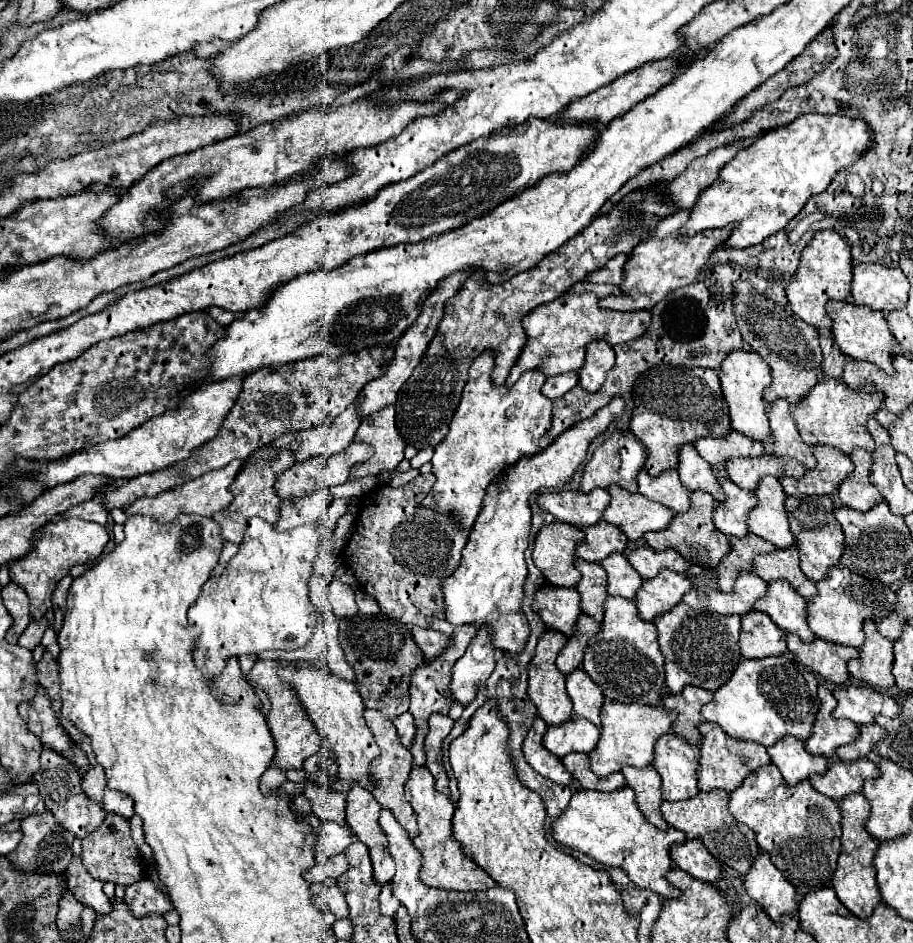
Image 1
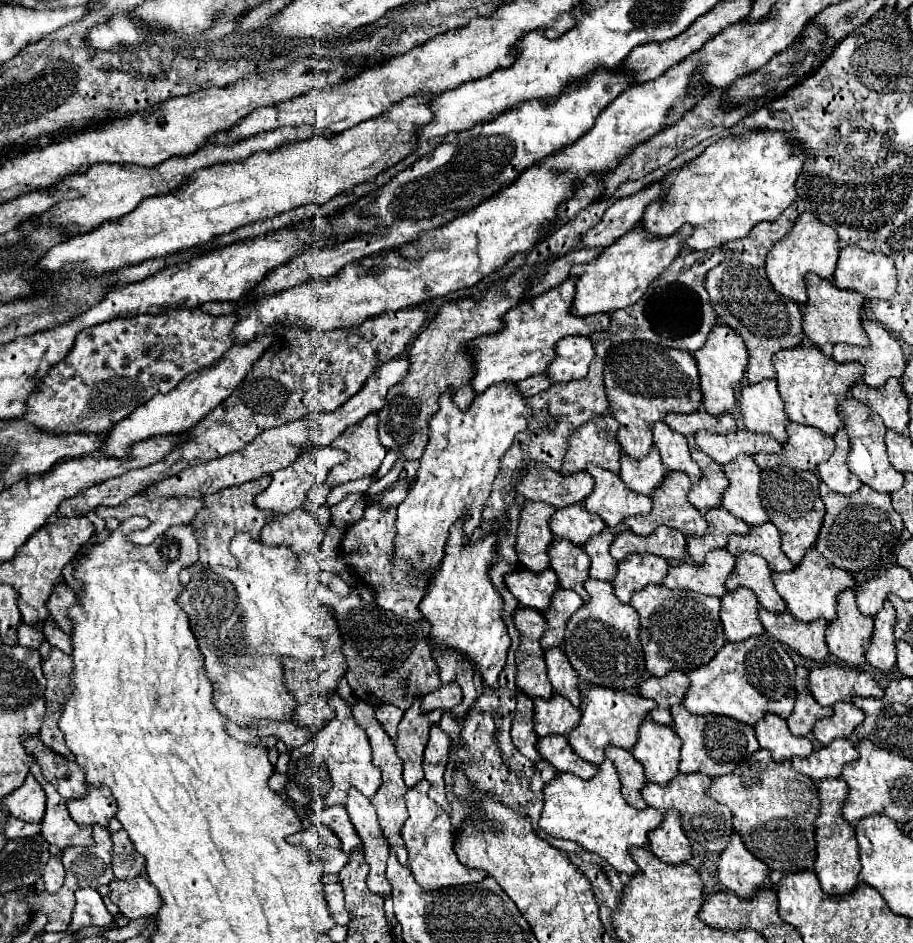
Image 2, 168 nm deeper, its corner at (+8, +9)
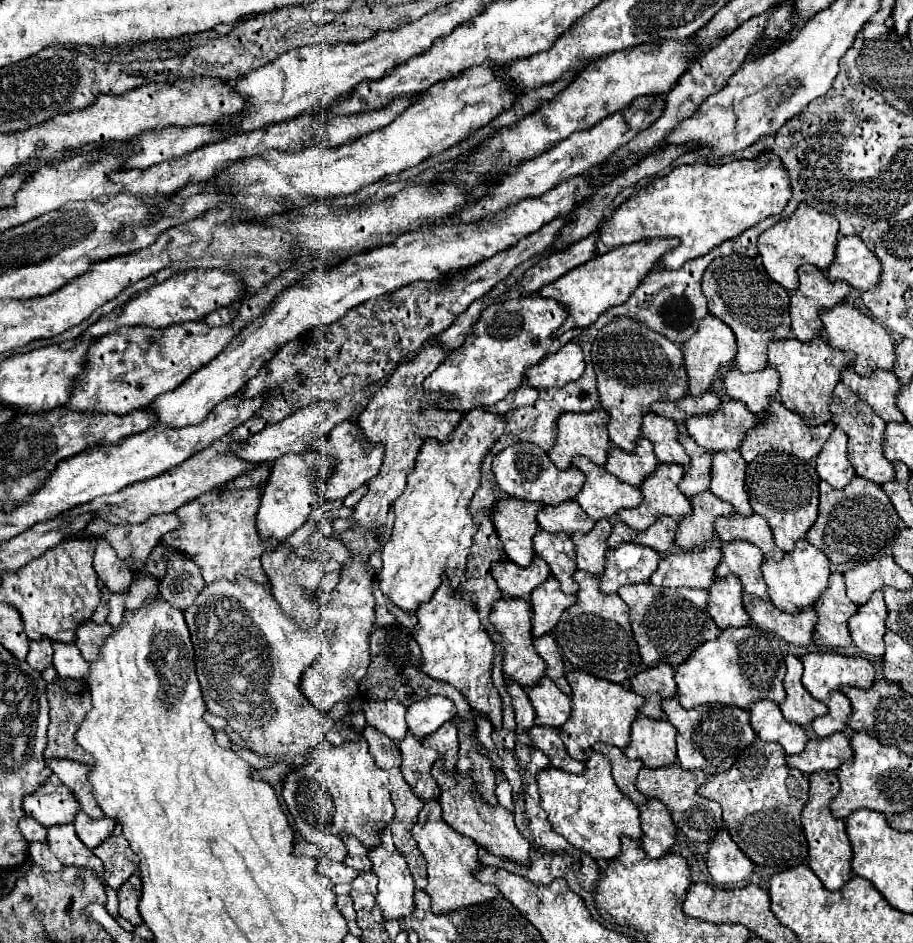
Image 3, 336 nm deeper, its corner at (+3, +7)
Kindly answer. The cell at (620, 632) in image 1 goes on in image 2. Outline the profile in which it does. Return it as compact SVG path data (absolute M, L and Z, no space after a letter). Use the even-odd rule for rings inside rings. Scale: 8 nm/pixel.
M588 578L584 588L590 594L590 602L584 604L572 618L566 630L566 638L564 638L564 652L570 658L574 670L580 674L582 680L594 684L594 686L608 686L614 690L636 690L638 684L646 678L646 660L644 660L644 652L640 646L640 618L638 612L630 606L630 604L622 604L616 594L614 594L614 586L610 582L598 582Z

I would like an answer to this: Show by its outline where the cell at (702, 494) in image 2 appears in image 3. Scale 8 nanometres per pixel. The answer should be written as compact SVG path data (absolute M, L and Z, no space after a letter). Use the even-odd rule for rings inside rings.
M679 434L678 440L683 444L685 452L691 458L689 468L685 470L681 482L679 482L679 490L689 498L693 494L699 494L703 490L709 490L709 482L711 482L711 454L701 448L695 440Z

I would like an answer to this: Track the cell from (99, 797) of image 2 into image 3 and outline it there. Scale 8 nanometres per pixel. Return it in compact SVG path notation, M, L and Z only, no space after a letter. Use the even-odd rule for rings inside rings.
M79 812L73 820L75 826L75 834L77 838L89 848L93 850L95 846L99 846L115 828L115 820L111 818L101 818L101 820L91 820L85 812Z

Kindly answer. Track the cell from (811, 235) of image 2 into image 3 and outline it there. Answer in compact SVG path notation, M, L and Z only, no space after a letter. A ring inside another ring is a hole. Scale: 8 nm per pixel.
M801 202L789 218L779 220L775 226L767 228L757 238L757 248L763 260L763 268L775 282L791 290L797 284L799 264L815 264L817 268L827 268L827 264L831 264L831 260L835 258L837 232L839 232L839 224L835 216L827 212L819 212L811 208L807 202Z

